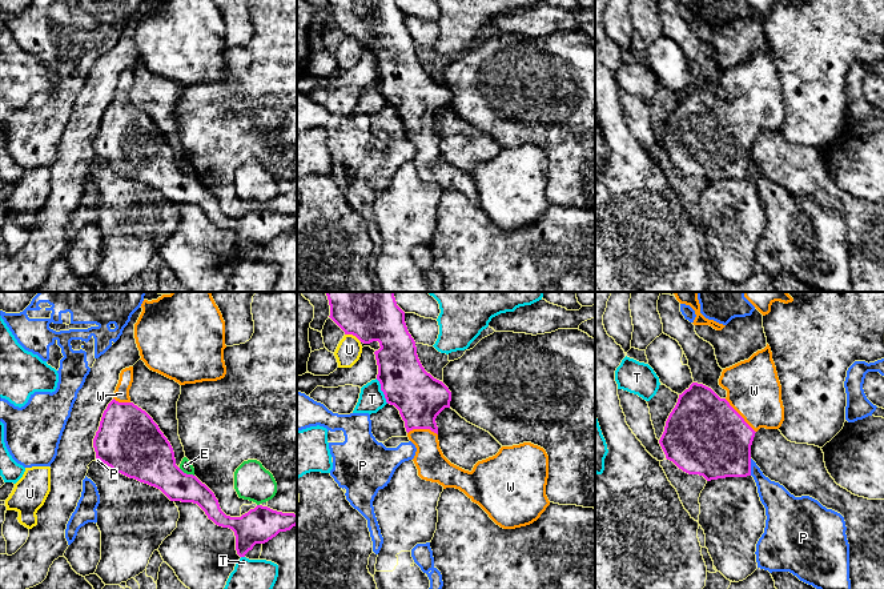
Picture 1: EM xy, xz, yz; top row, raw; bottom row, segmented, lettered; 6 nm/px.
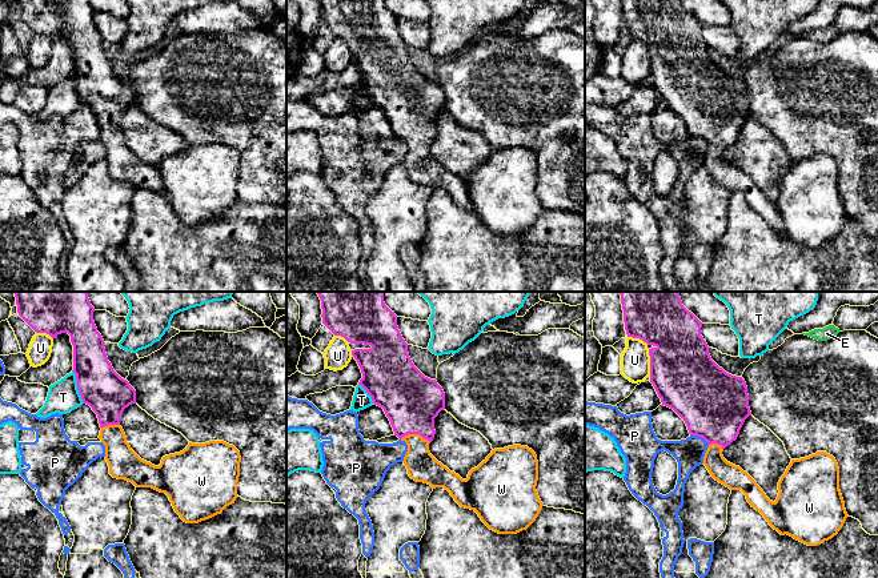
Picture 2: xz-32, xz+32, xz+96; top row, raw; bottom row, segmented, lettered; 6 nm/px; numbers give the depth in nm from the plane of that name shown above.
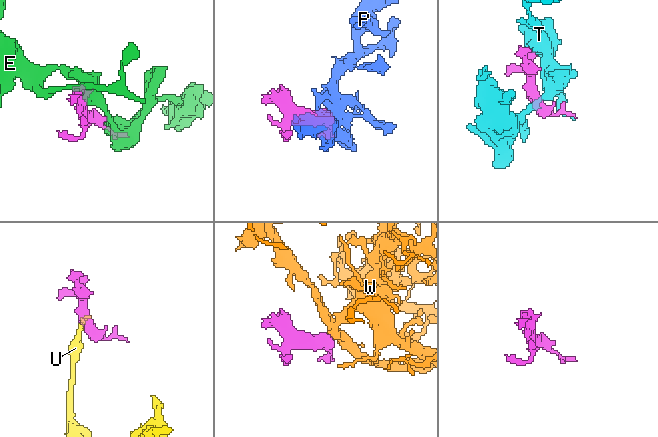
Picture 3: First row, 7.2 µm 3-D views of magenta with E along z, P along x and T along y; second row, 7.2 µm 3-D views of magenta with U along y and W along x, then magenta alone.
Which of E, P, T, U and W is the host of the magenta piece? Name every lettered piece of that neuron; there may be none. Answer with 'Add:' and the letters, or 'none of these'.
Add: W

